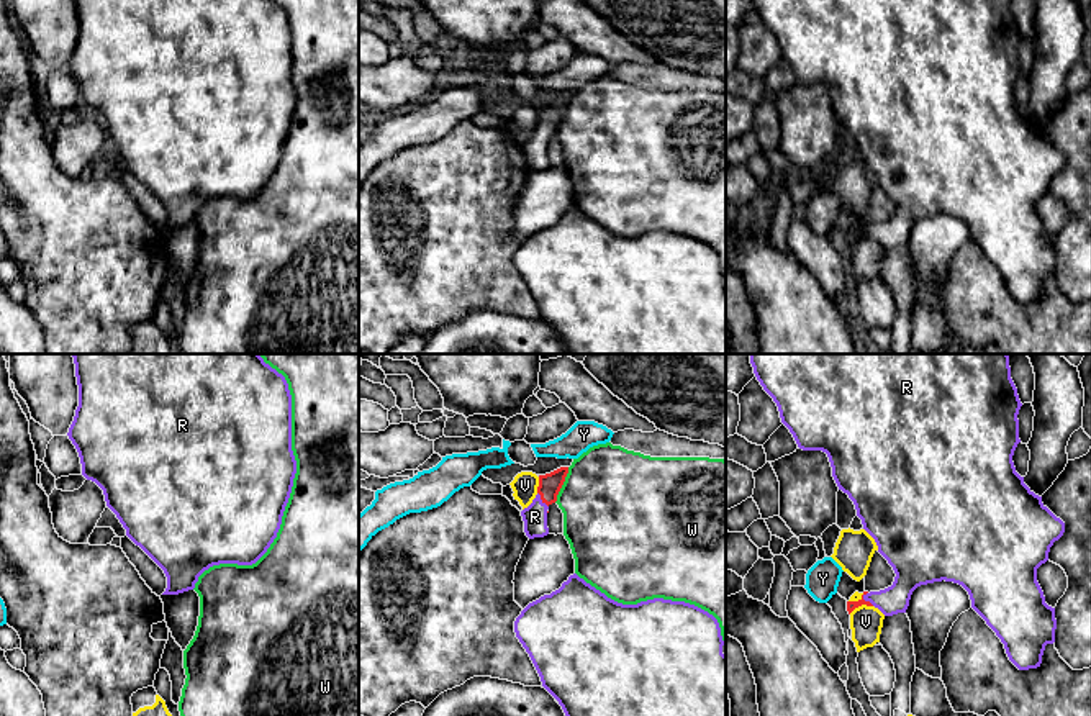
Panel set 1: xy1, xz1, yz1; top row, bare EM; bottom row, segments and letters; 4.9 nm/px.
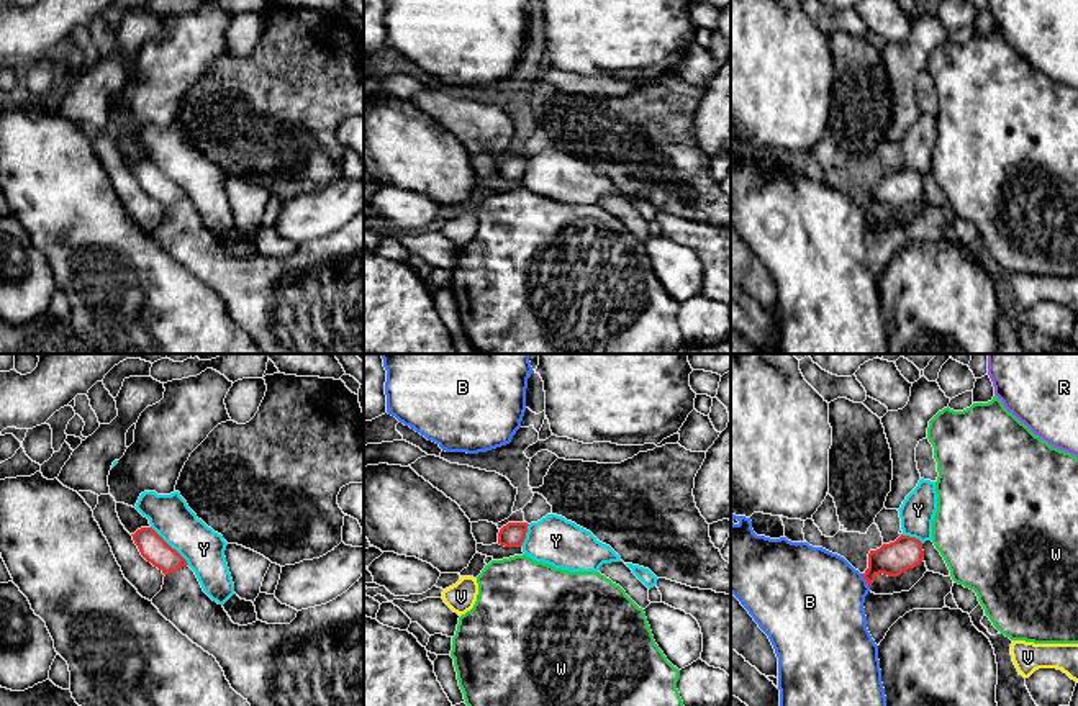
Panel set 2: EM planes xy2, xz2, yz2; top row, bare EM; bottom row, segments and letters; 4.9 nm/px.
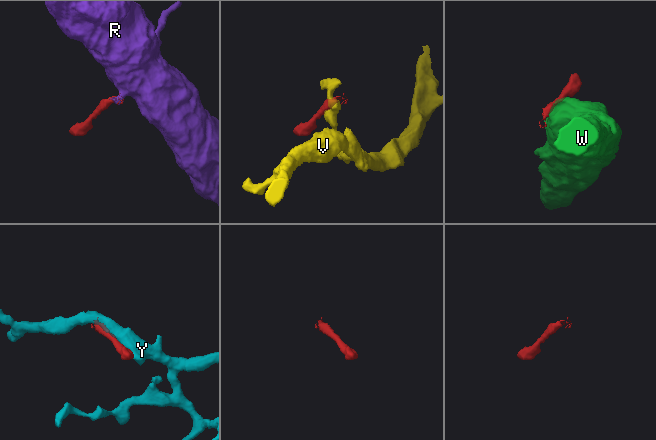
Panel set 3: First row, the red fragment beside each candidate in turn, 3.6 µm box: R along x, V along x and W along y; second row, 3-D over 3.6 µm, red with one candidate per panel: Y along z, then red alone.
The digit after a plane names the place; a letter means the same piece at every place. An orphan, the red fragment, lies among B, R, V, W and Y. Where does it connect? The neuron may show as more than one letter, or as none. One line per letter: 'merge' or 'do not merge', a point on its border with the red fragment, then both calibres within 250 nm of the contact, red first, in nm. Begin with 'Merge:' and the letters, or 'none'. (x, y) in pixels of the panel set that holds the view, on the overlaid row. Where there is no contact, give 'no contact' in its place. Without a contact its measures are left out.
Merge: R
B: do not merge; contact yz2 (865, 579); calibres 160 and 460 nm
R: merge; contact yz1 (867, 602); calibres 50 and 140 nm
V: do not merge; contact yz1 (860, 605); calibres 50 and 160 nm
W: do not merge; contact xz1 (562, 484); calibres 110 and 500 nm
Y: do not merge; contact xy2 (169, 546); calibres 140 and 200 nm

